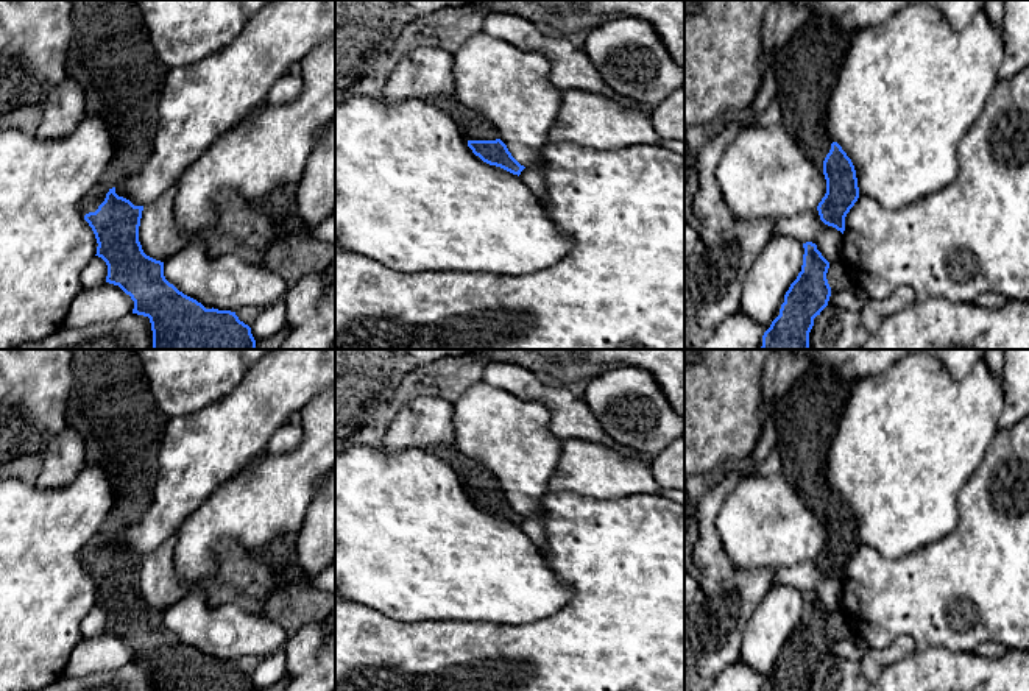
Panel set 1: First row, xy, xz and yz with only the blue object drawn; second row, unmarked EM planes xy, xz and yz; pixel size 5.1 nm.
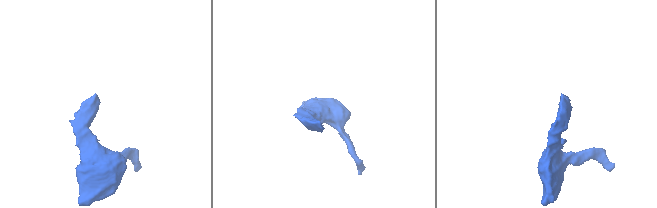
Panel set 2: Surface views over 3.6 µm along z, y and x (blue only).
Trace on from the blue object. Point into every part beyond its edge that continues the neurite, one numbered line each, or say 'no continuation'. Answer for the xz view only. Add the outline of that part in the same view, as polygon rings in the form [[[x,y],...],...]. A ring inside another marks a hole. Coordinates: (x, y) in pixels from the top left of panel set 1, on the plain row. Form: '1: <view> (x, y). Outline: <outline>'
1: xz (473, 476). Outline: [[[433,446],[433,454],[454,470],[466,490],[499,488],[491,471],[479,465],[474,459],[460,454],[454,446]]]

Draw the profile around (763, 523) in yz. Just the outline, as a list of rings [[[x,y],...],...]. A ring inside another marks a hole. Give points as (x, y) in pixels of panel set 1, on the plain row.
[[[750,474],[728,493],[716,519],[734,568],[778,571],[817,558],[826,529],[786,476]]]

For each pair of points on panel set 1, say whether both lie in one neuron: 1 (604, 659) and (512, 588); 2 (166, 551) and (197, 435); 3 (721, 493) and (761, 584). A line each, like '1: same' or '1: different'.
1: different
2: different
3: same

